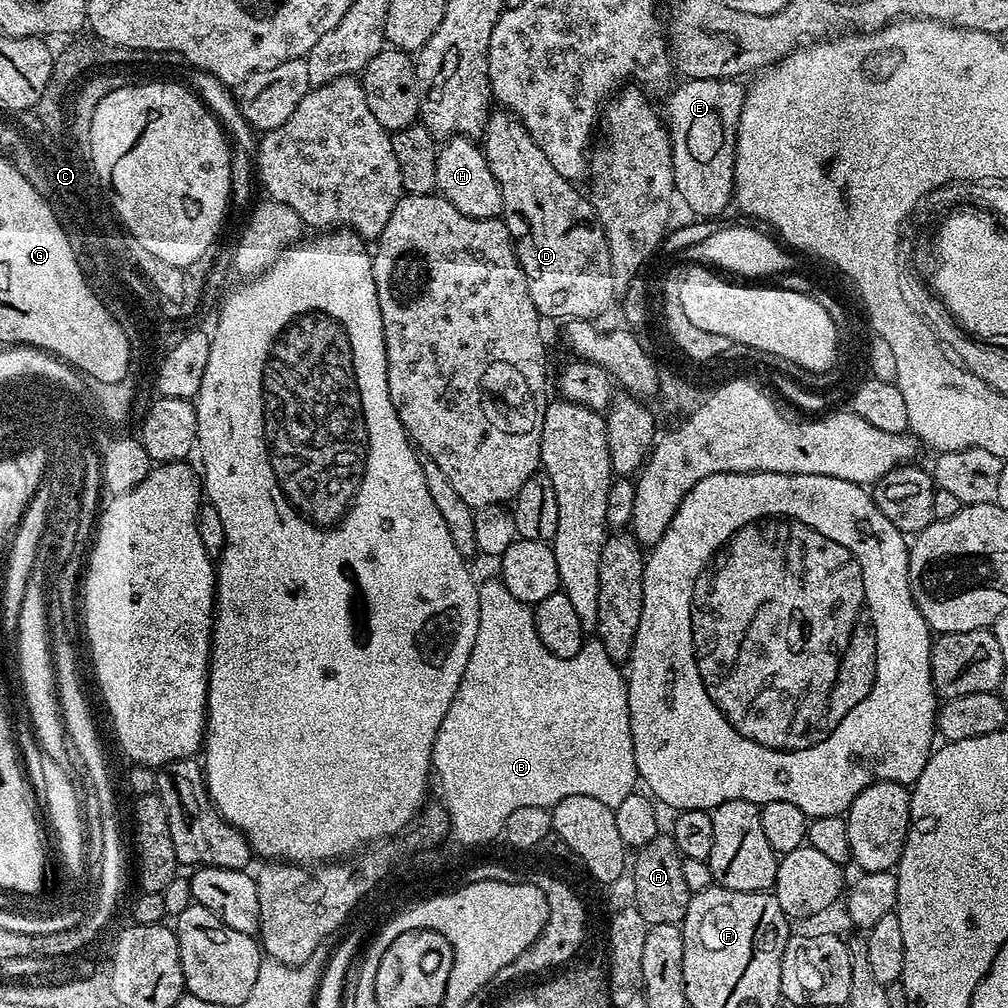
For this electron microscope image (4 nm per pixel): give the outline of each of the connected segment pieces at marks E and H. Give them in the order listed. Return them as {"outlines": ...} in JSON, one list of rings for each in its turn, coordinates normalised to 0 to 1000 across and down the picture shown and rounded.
{"outlines":[[[[680,78],[677,83],[673,84],[667,92],[659,99],[659,111],[657,110],[657,118],[663,128],[663,136],[667,138],[667,170],[671,173],[671,186],[669,188],[672,195],[679,197],[679,202],[687,210],[691,210],[694,214],[710,214],[713,210],[718,210],[728,198],[728,165],[730,164],[730,126],[734,120],[736,113],[736,105],[738,104],[739,84],[733,78],[711,78],[711,79],[685,79]]],[[[444,137],[436,144],[433,153],[433,190],[441,194],[450,208],[458,208],[462,216],[491,218],[500,213],[496,187],[490,173],[486,173],[479,146],[471,138]]]]}

